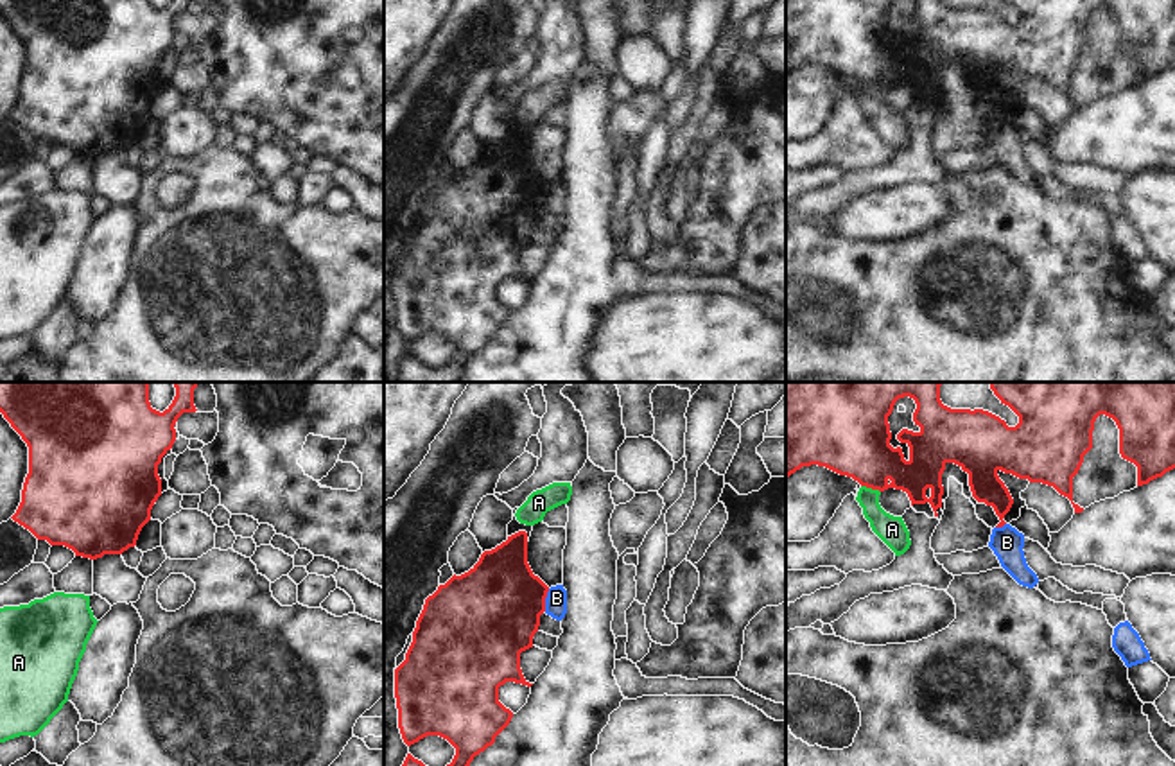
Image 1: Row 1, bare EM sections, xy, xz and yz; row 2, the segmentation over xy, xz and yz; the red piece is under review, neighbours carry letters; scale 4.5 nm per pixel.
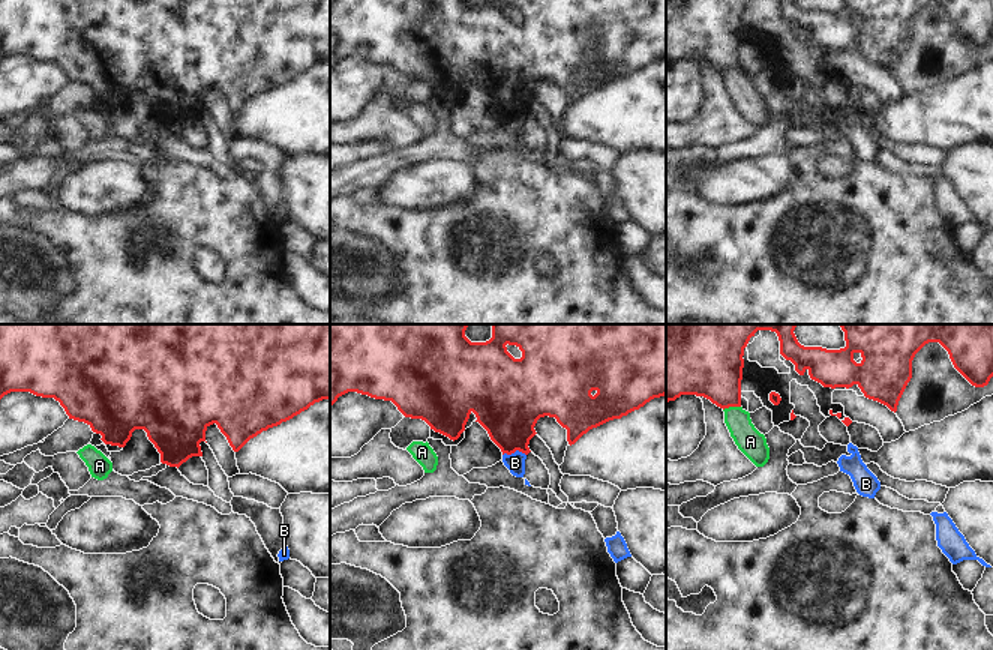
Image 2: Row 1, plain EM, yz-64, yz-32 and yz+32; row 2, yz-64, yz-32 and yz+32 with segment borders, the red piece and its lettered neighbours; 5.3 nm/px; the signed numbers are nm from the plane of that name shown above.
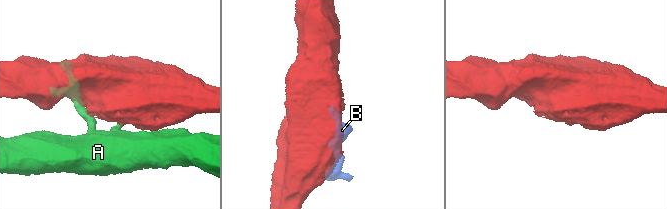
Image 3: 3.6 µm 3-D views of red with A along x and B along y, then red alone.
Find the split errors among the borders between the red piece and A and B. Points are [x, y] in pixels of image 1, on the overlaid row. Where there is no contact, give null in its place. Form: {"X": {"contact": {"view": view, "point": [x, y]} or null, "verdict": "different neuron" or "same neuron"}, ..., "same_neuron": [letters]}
{"A": {"contact": {"view": "yz", "point": [870, 487]}, "verdict": "different neuron"}, "B": {"contact": {"view": "xz", "point": [544, 600]}, "verdict": "different neuron"}, "same_neuron": []}

